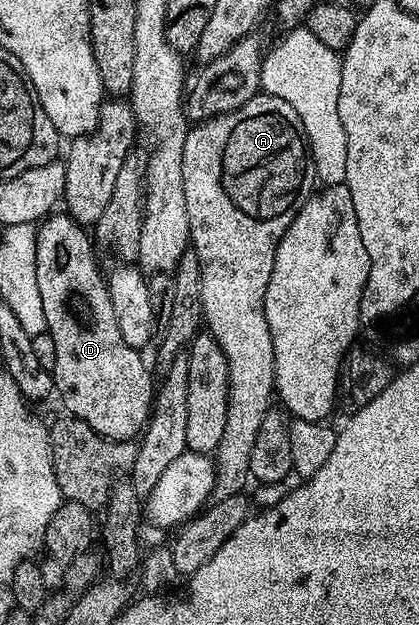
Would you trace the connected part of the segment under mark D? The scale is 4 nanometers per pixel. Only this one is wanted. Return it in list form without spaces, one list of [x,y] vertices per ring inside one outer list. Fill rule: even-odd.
[[[62,211],[45,218],[37,226],[36,278],[47,319],[46,327],[56,343],[56,363],[52,373],[53,376],[62,377],[63,395],[71,396],[70,401],[74,405],[66,409],[69,416],[88,423],[99,436],[105,437],[106,440],[114,442],[133,440],[141,434],[149,420],[156,385],[155,382],[150,382],[150,373],[142,362],[143,354],[137,349],[128,347],[128,343],[124,341],[124,335],[120,335],[108,281],[98,271],[94,249],[90,246],[90,237],[86,233],[89,232]],[[85,393],[91,393],[94,398],[87,405],[78,405]]]

